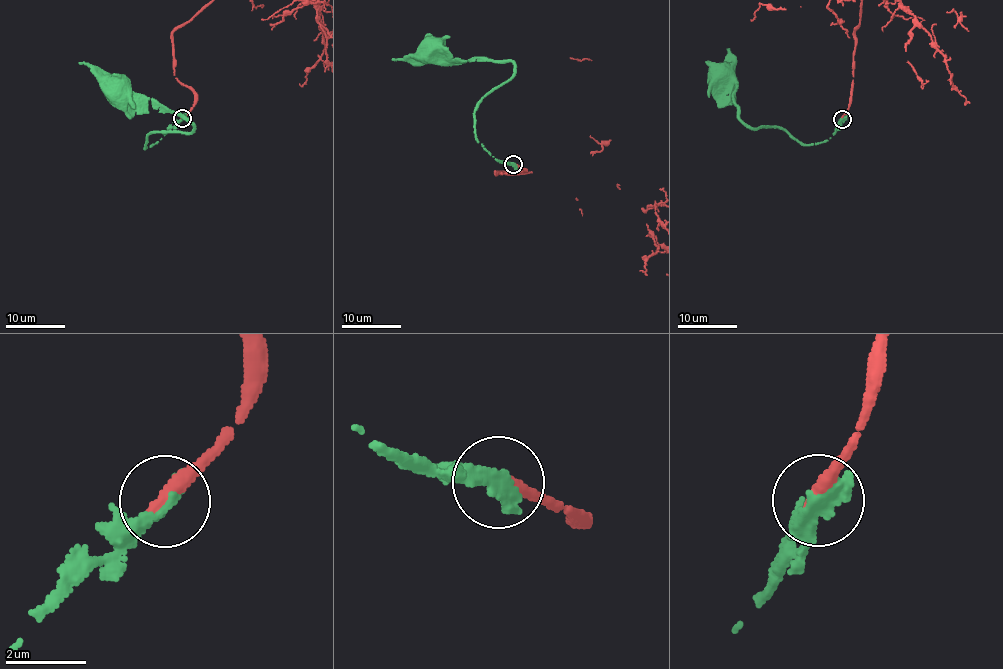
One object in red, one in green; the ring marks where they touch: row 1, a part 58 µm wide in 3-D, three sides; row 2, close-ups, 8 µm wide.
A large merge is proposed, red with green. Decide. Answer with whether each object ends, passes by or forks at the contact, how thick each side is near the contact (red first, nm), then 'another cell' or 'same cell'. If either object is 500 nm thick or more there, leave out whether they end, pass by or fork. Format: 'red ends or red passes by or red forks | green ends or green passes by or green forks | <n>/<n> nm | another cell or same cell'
red ends | green ends | 400/440 nm | same cell

